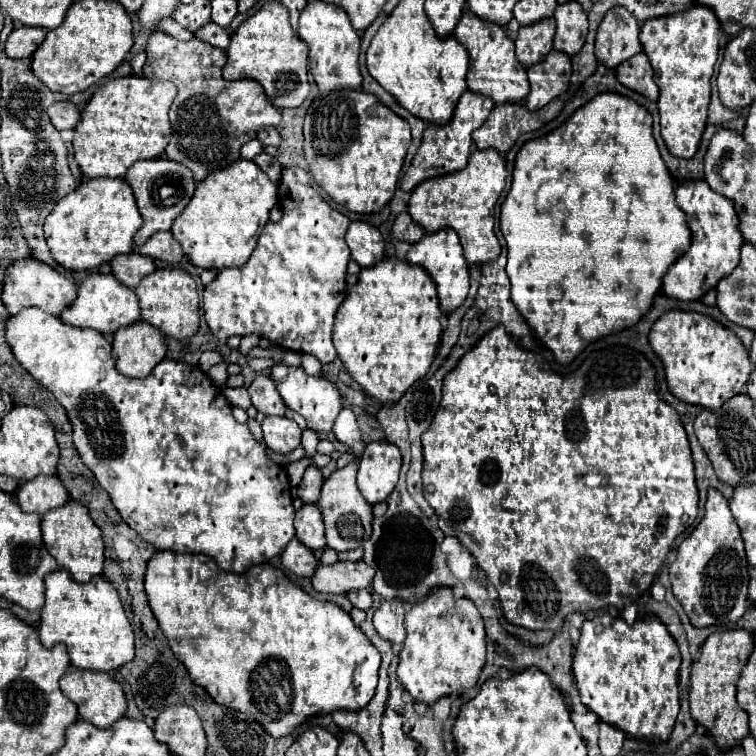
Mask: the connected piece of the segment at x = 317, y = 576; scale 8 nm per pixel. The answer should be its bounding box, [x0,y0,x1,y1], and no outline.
[311,561,375,593]

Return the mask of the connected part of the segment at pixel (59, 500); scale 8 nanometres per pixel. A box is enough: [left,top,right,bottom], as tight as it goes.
[17,475,69,515]

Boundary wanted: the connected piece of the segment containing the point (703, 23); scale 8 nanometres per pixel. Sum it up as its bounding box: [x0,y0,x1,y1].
[641,7,725,159]

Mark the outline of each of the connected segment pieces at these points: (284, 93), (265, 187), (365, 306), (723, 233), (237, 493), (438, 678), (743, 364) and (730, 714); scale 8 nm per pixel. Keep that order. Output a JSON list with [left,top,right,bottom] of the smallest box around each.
[[223,1,309,107],[171,159,277,271],[333,259,441,403],[663,181,743,301],[5,307,295,573],[399,587,485,705],[649,311,753,409],[689,631,753,749]]

